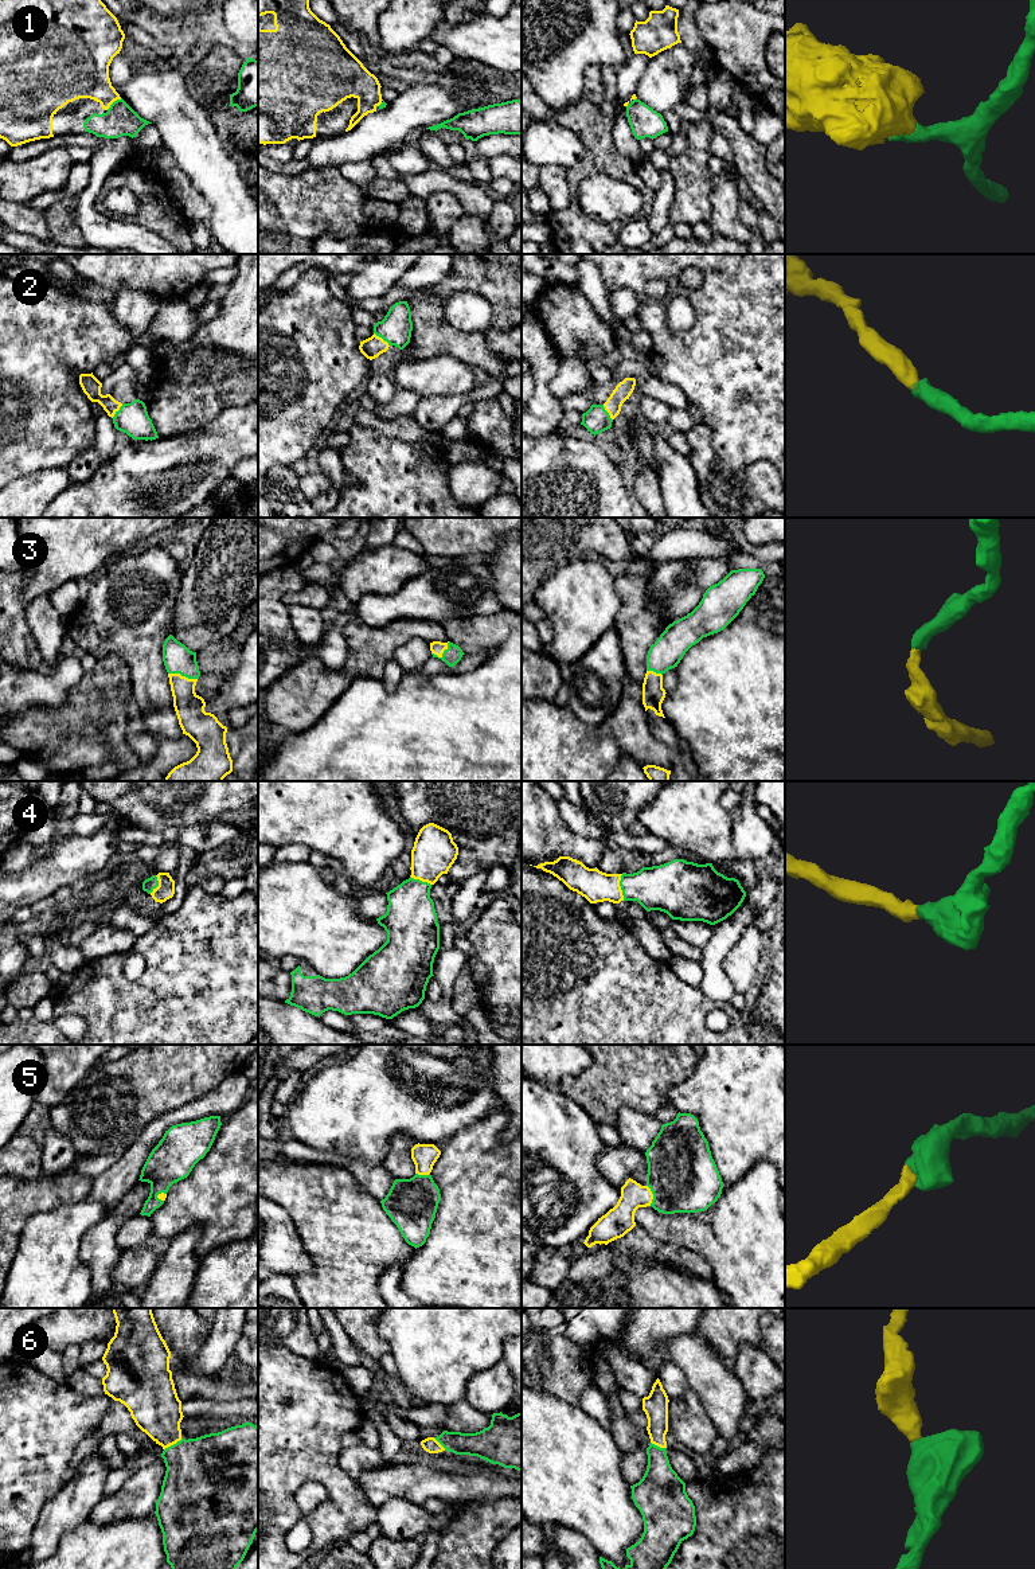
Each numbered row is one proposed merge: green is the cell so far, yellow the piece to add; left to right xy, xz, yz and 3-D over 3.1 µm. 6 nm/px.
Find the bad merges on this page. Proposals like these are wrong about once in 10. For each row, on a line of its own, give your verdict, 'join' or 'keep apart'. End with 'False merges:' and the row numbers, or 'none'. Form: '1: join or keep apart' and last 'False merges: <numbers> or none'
1: join
2: join
3: join
4: join
5: join
6: join
False merges: none

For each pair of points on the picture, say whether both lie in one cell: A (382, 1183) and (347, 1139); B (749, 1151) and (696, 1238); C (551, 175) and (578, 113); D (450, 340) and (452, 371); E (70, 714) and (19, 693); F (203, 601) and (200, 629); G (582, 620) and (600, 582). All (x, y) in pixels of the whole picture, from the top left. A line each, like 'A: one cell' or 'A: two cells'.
A: two cells
B: two cells
C: two cells
D: two cells
E: two cells
F: one cell
G: one cell

